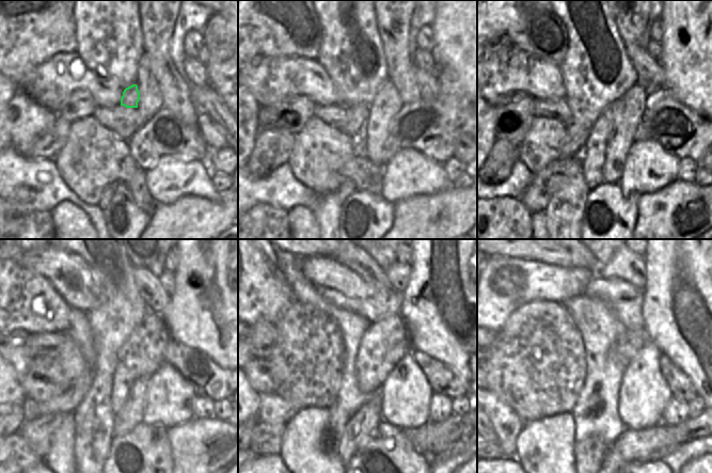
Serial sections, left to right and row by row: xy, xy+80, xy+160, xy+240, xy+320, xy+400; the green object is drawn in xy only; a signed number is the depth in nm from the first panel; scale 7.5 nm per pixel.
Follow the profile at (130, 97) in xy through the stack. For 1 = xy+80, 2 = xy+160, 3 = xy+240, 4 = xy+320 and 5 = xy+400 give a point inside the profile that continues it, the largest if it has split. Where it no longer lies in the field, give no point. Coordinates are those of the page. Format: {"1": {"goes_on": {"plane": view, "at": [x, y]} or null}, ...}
{"1": {"goes_on": {"plane": "xy+80", "at": [357, 114]}}, "2": {"goes_on": {"plane": "xy+160", "at": [576, 136]}}, "3": {"goes_on": {"plane": "xy+240", "at": [68, 401]}}, "4": {"goes_on": {"plane": "xy+320", "at": [273, 409]}}, "5": {"goes_on": {"plane": "xy+400", "at": [507, 425]}}}

